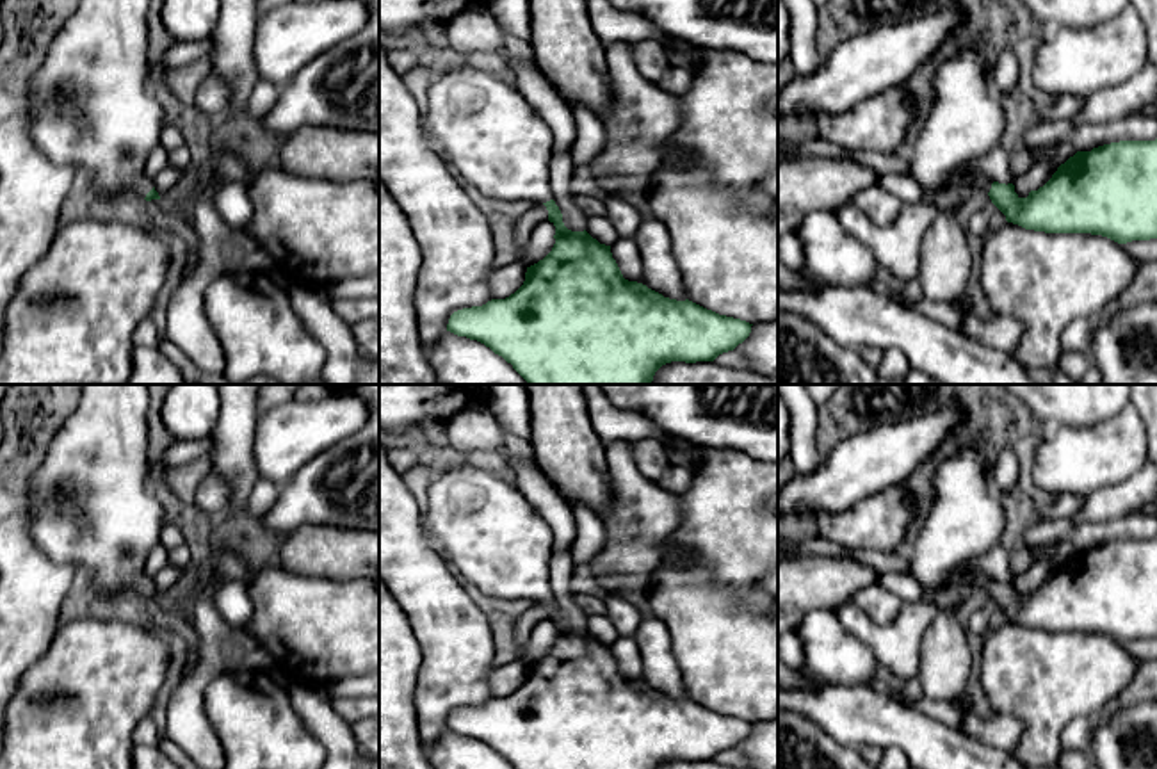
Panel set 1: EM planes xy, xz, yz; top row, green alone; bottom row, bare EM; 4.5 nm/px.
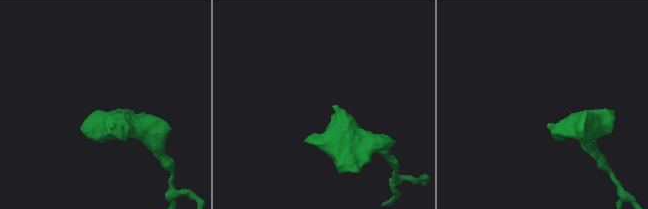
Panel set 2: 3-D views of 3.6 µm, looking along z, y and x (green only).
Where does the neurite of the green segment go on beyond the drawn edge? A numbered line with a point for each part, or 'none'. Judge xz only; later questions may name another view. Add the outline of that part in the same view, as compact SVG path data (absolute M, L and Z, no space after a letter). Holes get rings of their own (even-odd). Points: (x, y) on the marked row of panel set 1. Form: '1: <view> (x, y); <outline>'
1: xz (499, 145); M465 66L424 84L422 110L431 146L459 173L466 187L498 201L538 205L552 199L554 134L514 85Z

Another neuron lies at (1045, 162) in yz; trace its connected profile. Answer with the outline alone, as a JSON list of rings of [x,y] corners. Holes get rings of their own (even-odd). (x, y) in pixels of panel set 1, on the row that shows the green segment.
[[[1054,141],[1029,150],[1032,155],[1032,166],[1025,174],[1022,174],[1020,182],[1015,183],[1015,192],[1018,198],[1027,198],[1031,190],[1038,190],[1052,178],[1061,166],[1057,160],[1059,144],[1059,141]]]

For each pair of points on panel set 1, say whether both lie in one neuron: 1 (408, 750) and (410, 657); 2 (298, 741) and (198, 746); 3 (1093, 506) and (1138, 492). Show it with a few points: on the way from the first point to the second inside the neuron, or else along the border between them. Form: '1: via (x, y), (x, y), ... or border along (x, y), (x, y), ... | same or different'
1: via (399, 727), (399, 680) | same
2: border along (203, 707), (205, 718), (225, 750) | different
3: via (1104, 504), (1127, 497) | same

